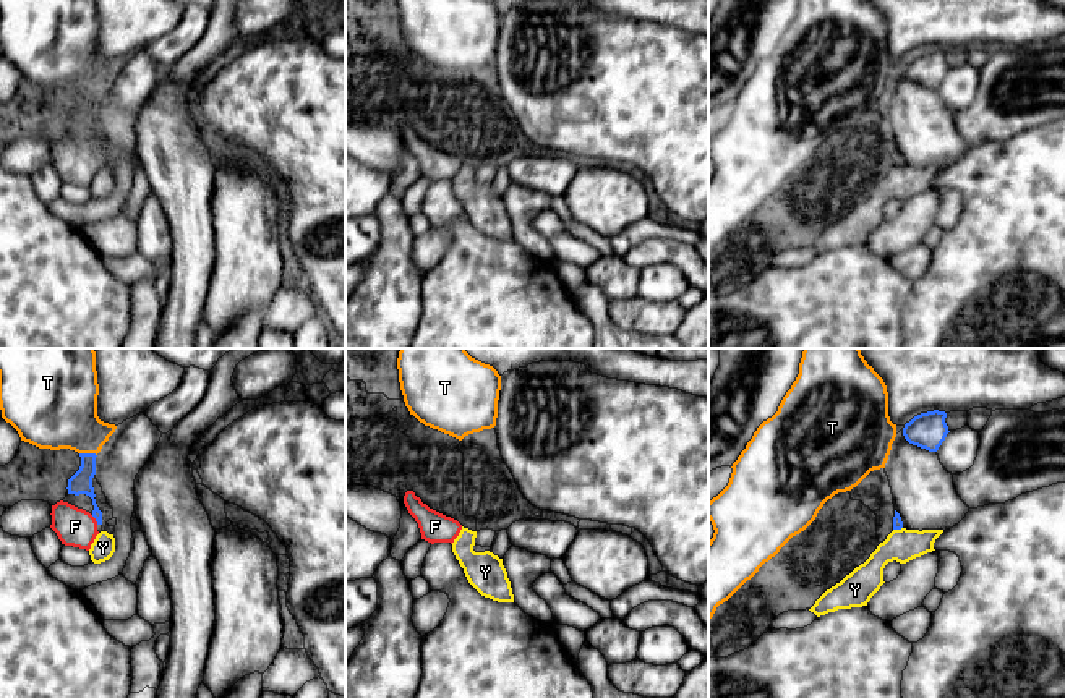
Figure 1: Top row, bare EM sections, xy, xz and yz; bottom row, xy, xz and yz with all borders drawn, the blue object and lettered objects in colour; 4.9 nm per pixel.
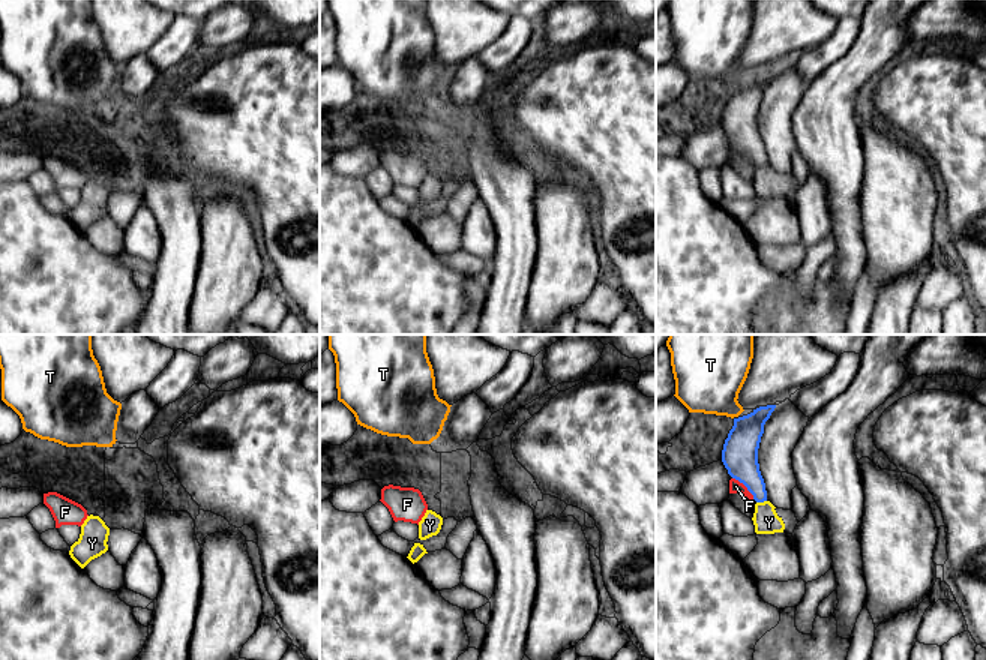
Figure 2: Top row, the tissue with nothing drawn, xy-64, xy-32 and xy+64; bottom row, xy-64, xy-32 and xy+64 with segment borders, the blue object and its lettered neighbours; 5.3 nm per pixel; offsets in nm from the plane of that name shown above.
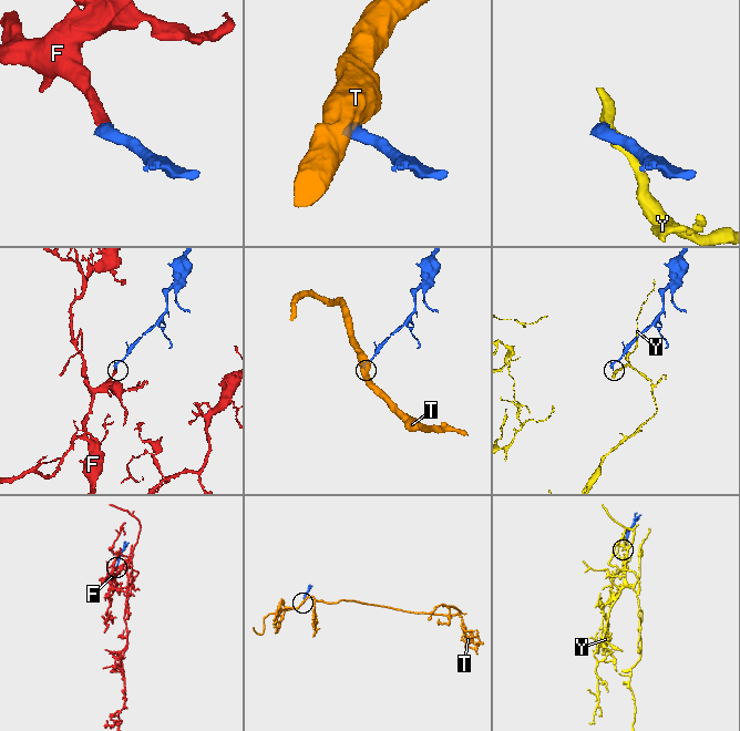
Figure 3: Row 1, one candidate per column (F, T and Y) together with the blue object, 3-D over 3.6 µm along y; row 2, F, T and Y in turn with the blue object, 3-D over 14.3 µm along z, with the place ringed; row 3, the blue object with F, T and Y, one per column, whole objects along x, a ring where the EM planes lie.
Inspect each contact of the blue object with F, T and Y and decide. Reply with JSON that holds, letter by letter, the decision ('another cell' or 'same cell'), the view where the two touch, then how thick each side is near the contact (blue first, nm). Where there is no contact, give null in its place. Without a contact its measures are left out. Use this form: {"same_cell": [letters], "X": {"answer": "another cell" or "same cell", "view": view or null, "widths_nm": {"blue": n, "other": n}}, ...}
{"same_cell": ["F"], "F": {"answer": "same cell", "view": "xy", "widths_nm": {"blue": 110, "other": 190}}, "T": {"answer": "another cell", "view": "xy", "widths_nm": {"blue": 110, "other": 360}}, "Y": {"answer": "another cell", "view": "yz", "widths_nm": {"blue": 50, "other": 160}}}

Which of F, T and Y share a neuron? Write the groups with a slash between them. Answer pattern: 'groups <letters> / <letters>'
groups F / T / Y

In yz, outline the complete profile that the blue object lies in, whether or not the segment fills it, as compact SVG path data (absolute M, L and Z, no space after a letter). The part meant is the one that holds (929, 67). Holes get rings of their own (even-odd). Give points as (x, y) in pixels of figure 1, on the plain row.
M939 47L921 50L905 62L903 73L913 83L937 89L950 70L945 55L947 50Z

